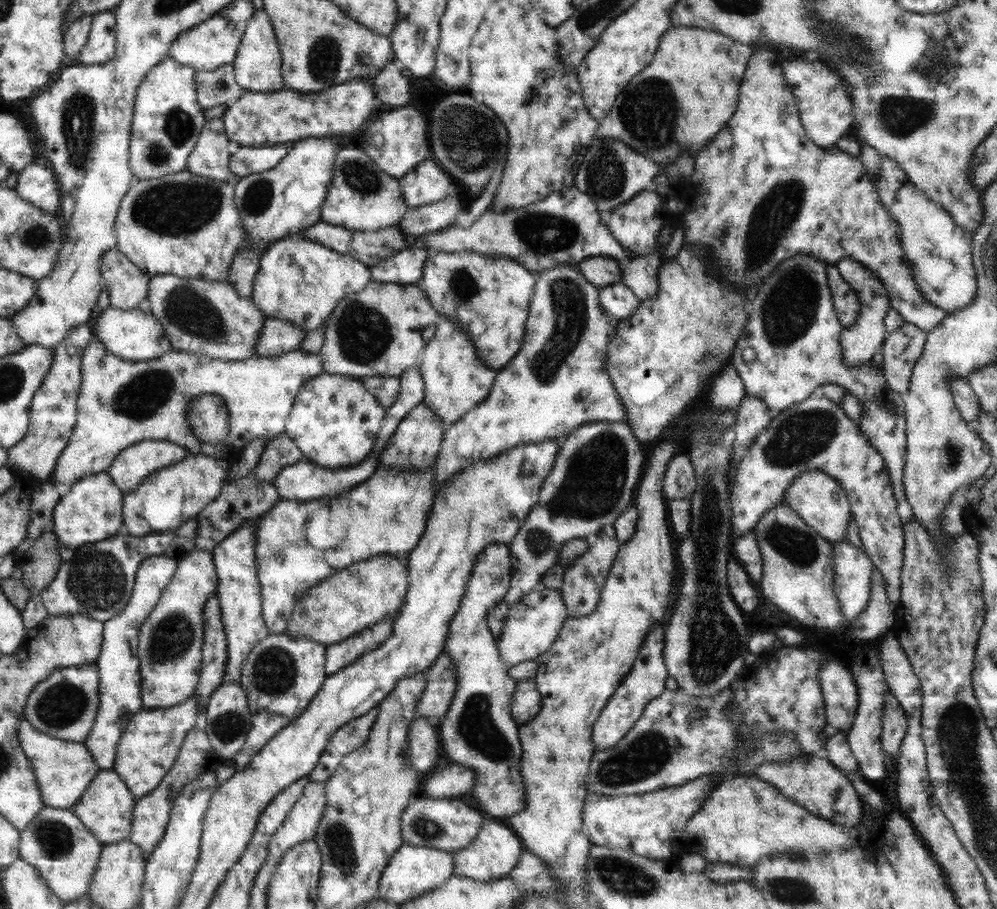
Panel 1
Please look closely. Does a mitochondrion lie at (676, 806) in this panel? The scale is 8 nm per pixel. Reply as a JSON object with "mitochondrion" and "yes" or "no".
{"mitochondrion":"no"}

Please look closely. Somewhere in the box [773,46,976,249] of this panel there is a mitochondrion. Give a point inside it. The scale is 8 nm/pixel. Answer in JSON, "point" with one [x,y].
{"point":[902,116]}

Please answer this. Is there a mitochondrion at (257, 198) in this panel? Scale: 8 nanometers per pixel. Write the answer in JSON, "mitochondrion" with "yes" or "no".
{"mitochondrion":"yes"}

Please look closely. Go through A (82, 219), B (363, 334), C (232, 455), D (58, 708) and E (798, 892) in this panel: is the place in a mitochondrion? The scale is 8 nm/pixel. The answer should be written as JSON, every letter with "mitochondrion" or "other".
{"A":"other","B":"mitochondrion","C":"other","D":"mitochondrion","E":"mitochondrion"}

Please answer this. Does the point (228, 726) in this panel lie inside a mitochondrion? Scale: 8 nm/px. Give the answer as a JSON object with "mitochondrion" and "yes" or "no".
{"mitochondrion":"yes"}

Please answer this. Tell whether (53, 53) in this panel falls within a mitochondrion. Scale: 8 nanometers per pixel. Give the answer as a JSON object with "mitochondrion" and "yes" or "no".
{"mitochondrion":"no"}

